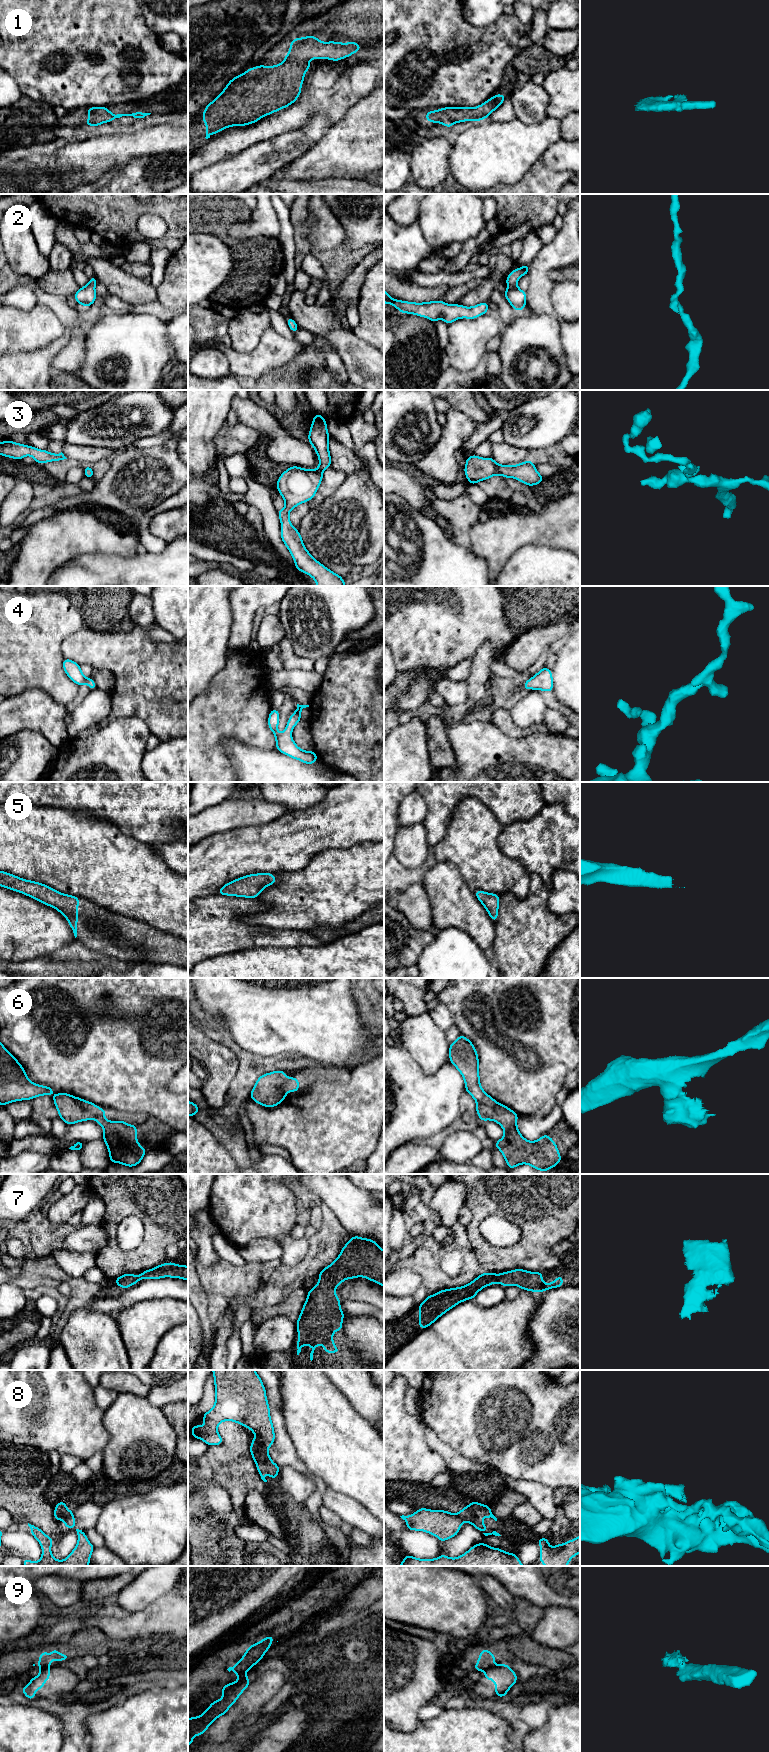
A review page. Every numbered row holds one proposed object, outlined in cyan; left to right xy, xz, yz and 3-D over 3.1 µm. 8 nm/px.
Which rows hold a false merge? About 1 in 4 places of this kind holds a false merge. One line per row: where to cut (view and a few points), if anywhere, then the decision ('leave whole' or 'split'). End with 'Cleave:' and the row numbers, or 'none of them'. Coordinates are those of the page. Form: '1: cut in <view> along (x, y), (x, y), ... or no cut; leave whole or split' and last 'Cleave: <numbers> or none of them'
1: no cut; leave whole
2: no cut; leave whole
3: no cut; leave whole
4: no cut; leave whole
5: no cut; leave whole
6: cut in xy along (74, 1097), (93, 1117); split
7: no cut; leave whole
8: cut in xz along (256, 1436), (267, 1448); split
9: cut in xy along (49, 1666), (42, 1669); split
Cleave: 6, 8, 9

